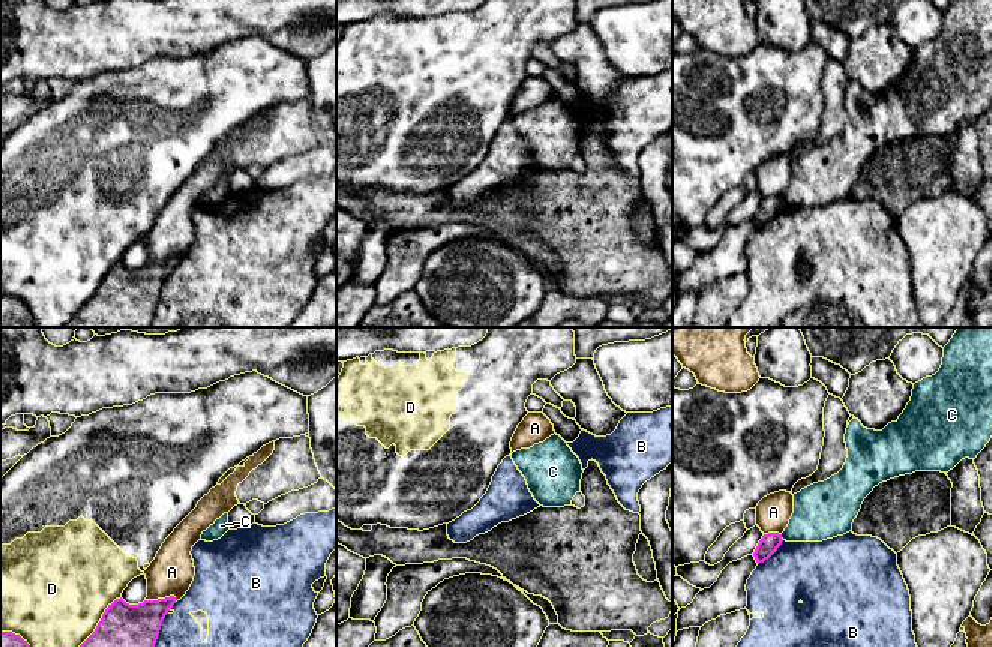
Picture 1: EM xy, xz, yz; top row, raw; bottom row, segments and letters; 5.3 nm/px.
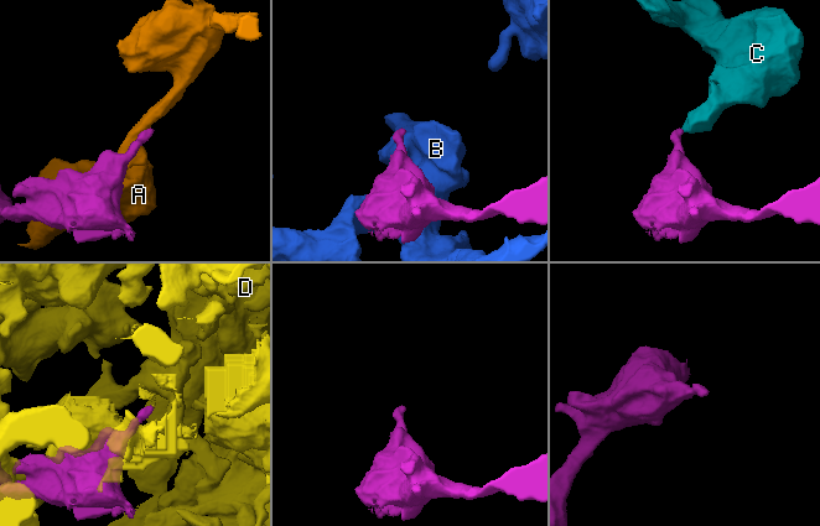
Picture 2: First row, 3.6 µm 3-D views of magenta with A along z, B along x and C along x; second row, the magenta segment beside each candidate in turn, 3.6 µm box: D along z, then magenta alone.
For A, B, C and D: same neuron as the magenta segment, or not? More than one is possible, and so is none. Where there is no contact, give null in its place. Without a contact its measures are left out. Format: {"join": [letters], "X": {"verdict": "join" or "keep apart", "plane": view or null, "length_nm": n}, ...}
{"join": [], "A": {"verdict": "keep apart", "plane": "xy", "length_nm": 170}, "B": {"verdict": "keep apart", "plane": "xy", "length_nm": 200}, "C": {"verdict": "keep apart", "plane": "yz", "length_nm": 40}, "D": {"verdict": "keep apart", "plane": "xy", "length_nm": 360}}

